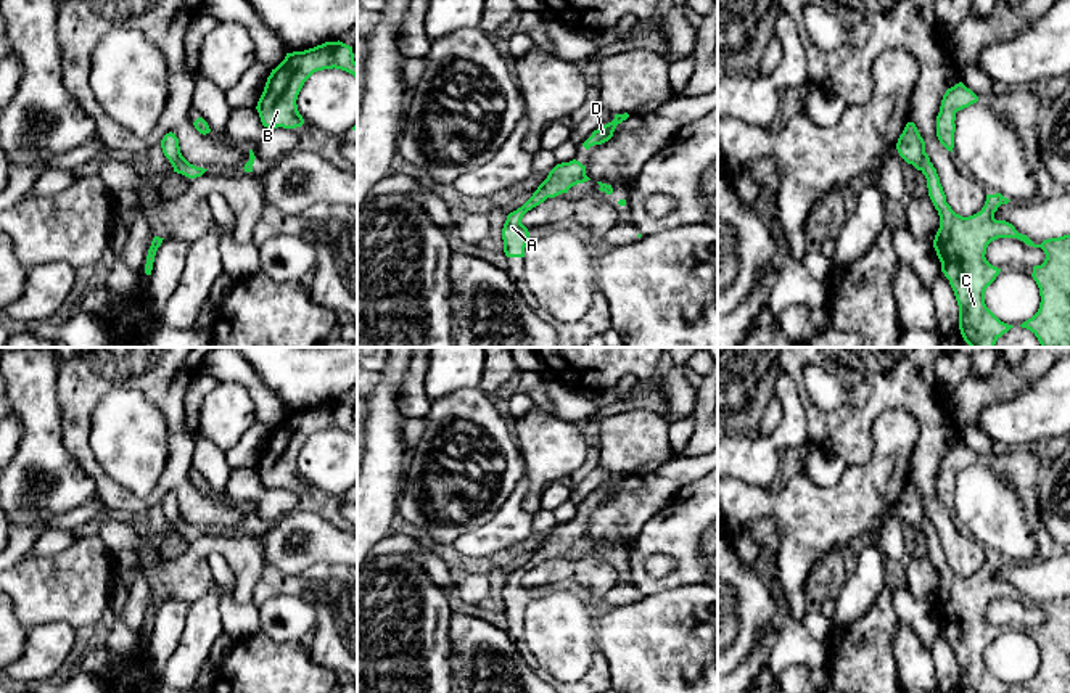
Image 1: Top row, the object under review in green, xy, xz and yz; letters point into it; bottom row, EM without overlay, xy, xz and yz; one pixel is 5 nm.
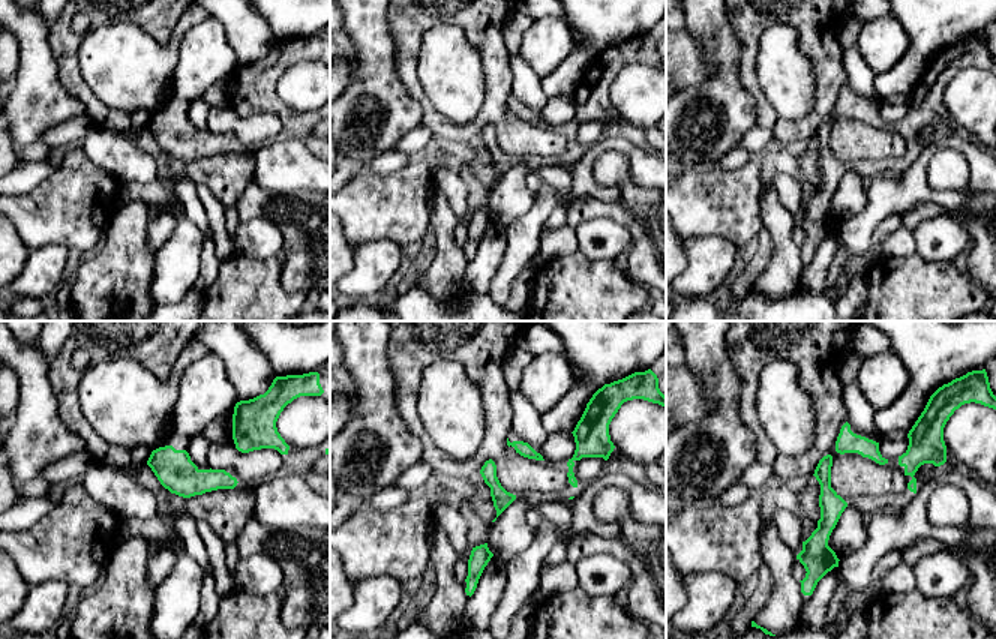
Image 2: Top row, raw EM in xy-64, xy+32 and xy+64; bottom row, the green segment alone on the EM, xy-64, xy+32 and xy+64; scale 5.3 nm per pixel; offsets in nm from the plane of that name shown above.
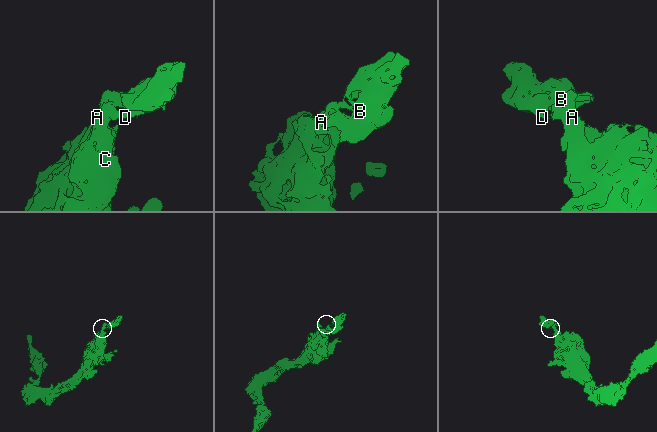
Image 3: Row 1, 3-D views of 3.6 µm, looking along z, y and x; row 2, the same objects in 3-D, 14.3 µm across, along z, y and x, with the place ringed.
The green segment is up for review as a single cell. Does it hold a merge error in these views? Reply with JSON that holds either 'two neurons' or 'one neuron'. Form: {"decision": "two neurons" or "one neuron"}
{"decision": "one neuron"}

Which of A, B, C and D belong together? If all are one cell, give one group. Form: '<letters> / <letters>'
A B C D

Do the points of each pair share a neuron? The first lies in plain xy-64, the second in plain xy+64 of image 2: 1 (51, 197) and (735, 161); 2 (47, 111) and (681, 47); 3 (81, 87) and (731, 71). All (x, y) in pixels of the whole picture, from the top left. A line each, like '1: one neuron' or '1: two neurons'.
1: two neurons
2: two neurons
3: two neurons

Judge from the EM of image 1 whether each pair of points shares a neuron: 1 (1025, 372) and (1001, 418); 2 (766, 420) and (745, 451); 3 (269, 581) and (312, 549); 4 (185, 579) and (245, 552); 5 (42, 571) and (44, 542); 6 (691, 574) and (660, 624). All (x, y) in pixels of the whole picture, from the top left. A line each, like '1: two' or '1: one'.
1: two
2: two
3: two
4: one
5: two
6: two

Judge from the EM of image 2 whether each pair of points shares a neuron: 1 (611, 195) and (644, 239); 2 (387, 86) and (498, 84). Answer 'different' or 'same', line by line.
1: different
2: different

